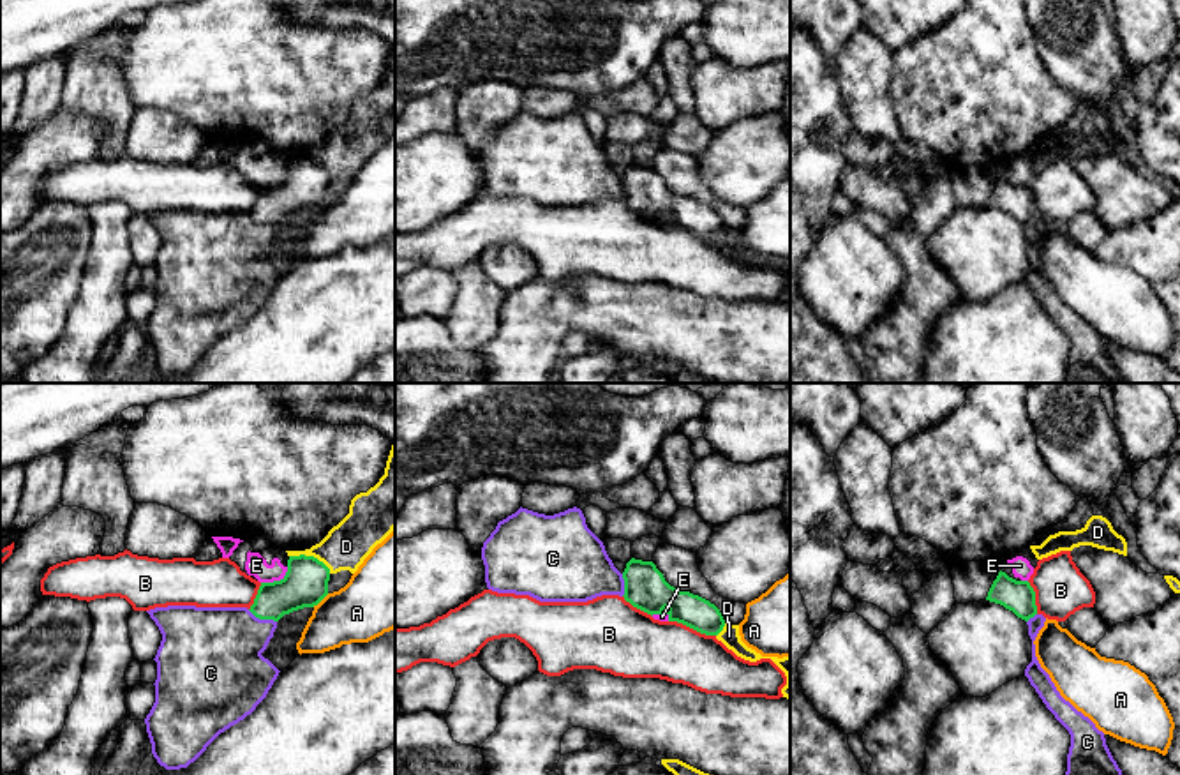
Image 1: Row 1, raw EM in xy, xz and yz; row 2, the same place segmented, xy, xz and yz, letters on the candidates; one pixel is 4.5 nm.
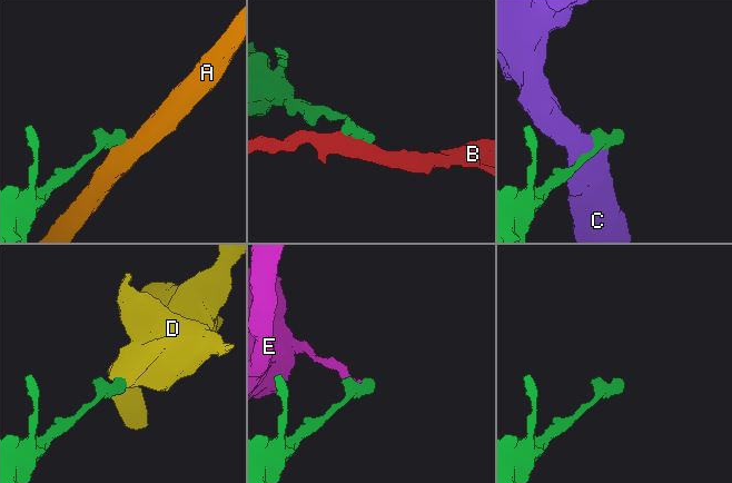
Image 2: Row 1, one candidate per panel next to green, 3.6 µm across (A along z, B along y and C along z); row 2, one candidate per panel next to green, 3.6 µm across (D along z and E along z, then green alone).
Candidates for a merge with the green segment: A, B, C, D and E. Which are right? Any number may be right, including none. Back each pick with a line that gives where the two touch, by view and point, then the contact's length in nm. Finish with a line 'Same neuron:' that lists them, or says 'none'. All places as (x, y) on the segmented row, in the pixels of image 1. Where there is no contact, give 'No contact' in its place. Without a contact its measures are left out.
Same neuron: none

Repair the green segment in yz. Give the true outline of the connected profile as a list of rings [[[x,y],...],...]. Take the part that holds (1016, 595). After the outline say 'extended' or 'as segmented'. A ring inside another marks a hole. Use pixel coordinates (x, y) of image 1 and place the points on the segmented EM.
[[[1002,570],[993,581],[986,600],[1004,606],[1025,621],[1037,614],[1035,591],[1030,583],[1016,581]]] | as segmented

